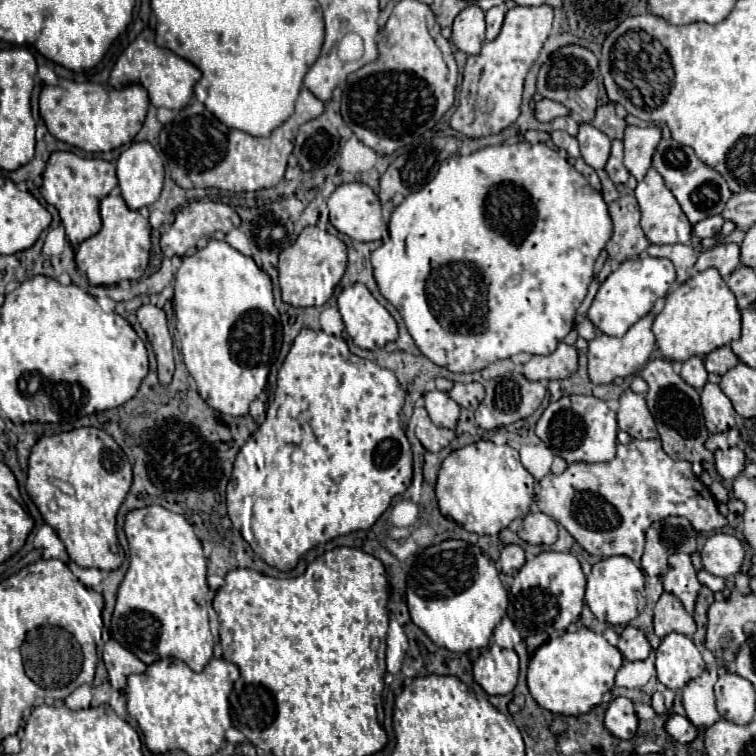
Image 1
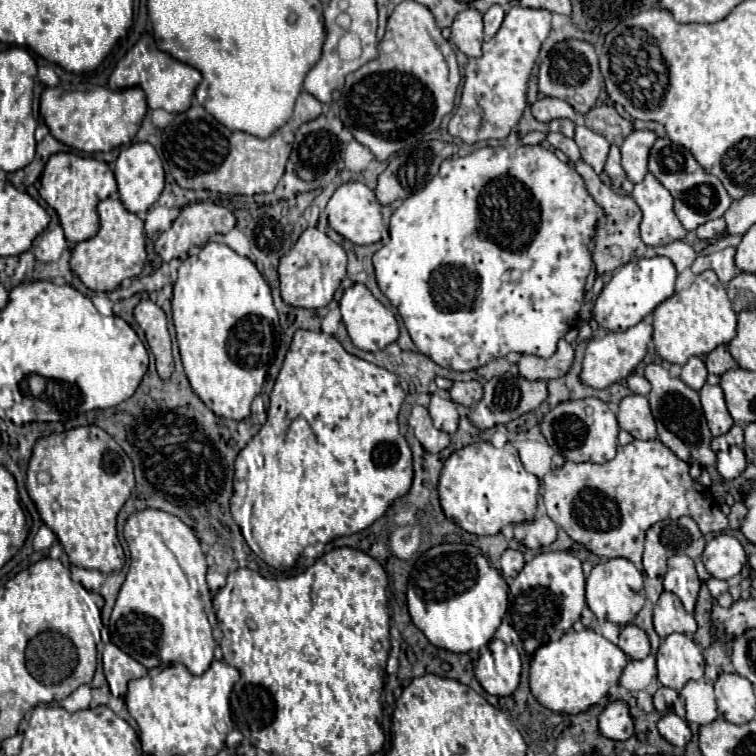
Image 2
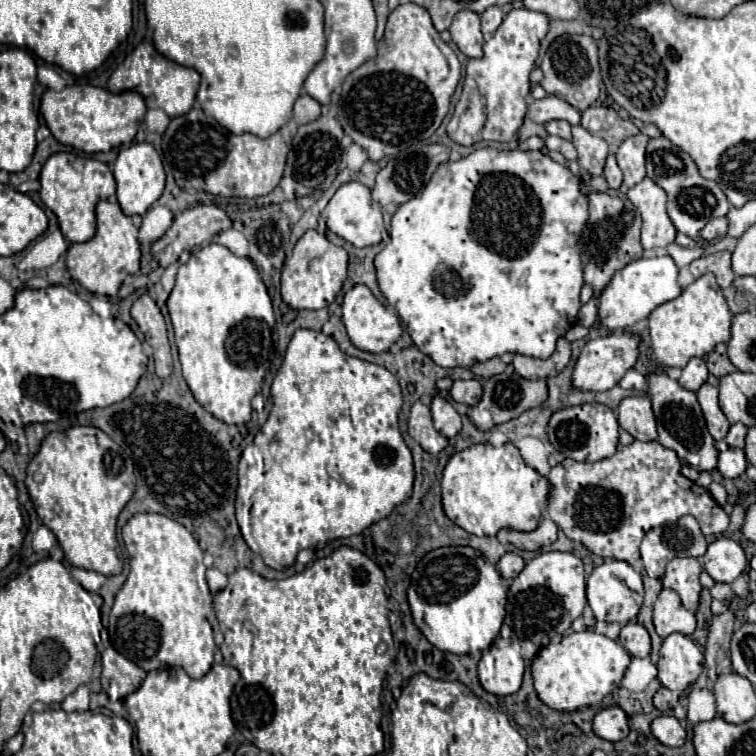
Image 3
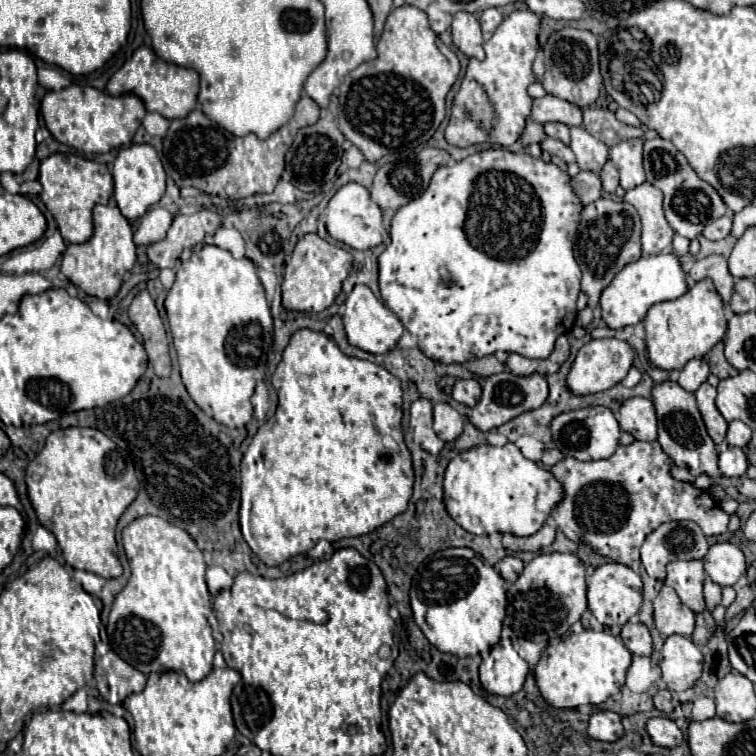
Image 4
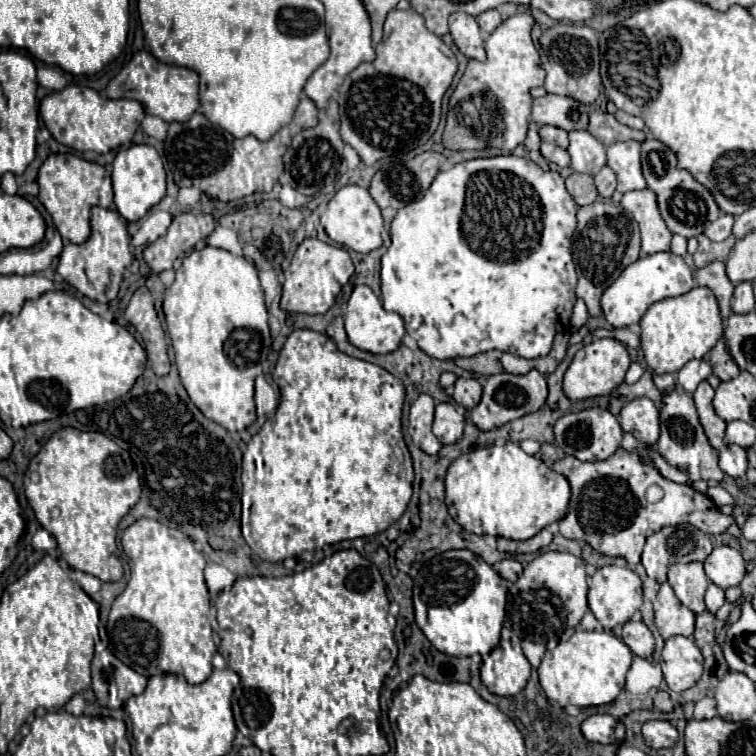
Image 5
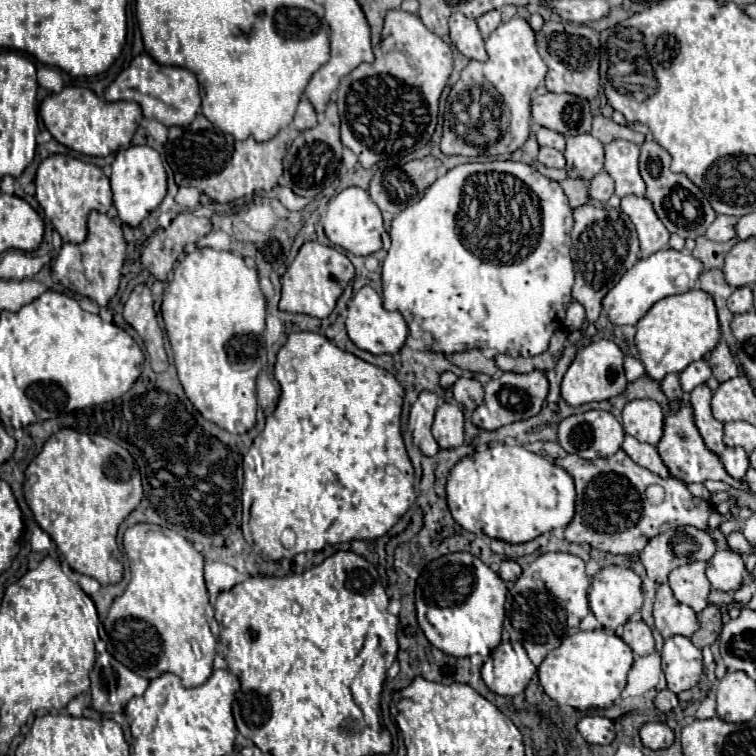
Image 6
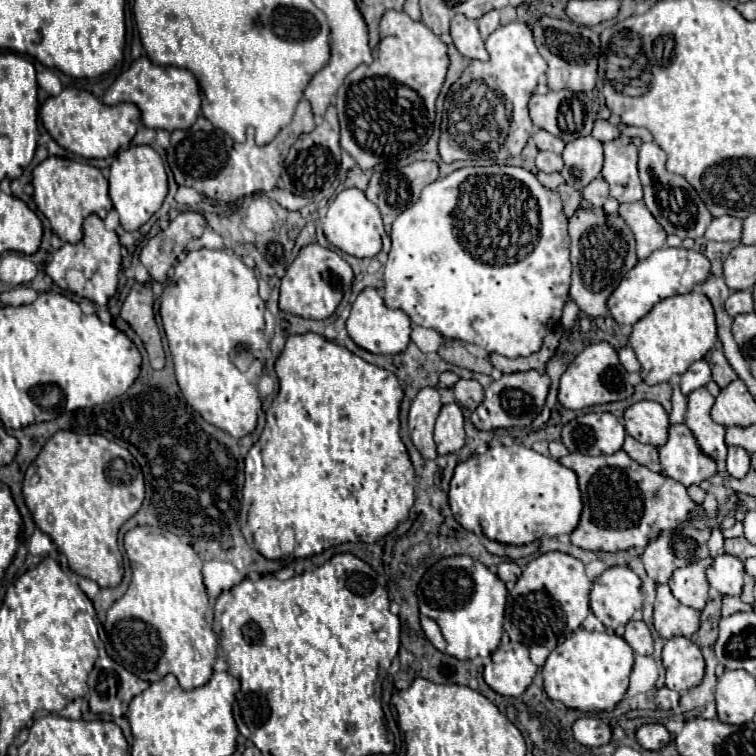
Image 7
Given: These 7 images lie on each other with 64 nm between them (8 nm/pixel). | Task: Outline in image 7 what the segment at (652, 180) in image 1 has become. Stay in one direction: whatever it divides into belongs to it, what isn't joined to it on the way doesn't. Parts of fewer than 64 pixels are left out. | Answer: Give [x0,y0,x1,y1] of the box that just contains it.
[618,202,666,260]

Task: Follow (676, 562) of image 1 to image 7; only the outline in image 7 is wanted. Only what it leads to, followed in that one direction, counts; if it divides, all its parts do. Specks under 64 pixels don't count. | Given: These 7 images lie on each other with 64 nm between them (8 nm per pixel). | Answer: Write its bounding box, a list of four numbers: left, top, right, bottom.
[668,558,712,610]

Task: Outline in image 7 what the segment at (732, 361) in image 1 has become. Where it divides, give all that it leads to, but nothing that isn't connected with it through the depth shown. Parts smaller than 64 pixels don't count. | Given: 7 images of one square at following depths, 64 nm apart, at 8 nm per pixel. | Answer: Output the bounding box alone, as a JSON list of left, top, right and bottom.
[710,342,736,388]

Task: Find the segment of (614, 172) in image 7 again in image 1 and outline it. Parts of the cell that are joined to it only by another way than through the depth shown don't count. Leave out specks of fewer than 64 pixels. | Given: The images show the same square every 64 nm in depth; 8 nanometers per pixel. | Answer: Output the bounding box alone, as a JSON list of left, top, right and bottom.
[624,126,662,180]

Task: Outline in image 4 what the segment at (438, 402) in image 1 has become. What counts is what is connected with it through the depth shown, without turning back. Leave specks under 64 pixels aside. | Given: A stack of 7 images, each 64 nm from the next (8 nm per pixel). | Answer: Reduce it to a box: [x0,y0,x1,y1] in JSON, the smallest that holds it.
[434,402,462,442]

